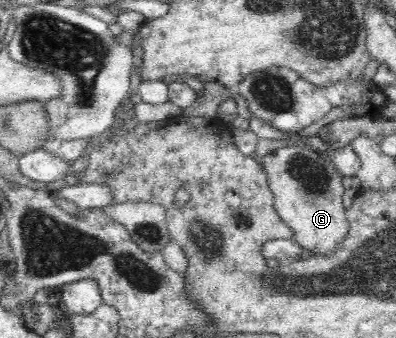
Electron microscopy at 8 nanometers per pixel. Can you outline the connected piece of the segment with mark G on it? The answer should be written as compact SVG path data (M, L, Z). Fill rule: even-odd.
M304 143L279 148L258 160L274 194L274 207L295 233L294 240L315 255L333 253L349 233L346 210L343 207L342 174L329 159Z

